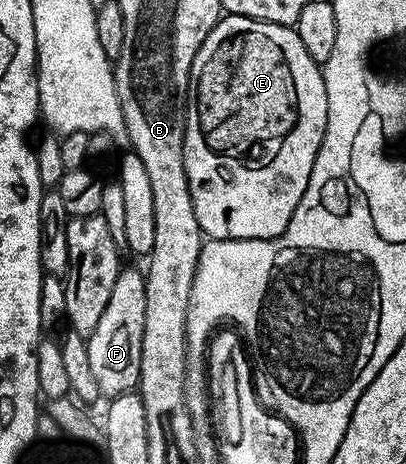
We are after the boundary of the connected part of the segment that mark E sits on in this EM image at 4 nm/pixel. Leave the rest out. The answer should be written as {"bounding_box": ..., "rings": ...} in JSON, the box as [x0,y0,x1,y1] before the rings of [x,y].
{"bounding_box":[184,16,328,241],"rings":[[[223,16],[212,27],[212,31],[204,39],[204,43],[200,47],[200,51],[196,51],[196,59],[192,59],[192,71],[190,72],[190,82],[188,83],[188,91],[186,92],[186,138],[184,139],[184,171],[188,179],[188,191],[192,195],[192,207],[196,211],[196,223],[200,223],[203,234],[207,238],[216,241],[269,241],[271,237],[279,237],[288,227],[288,223],[292,219],[292,215],[296,211],[296,207],[300,203],[300,199],[304,195],[304,191],[308,187],[308,179],[312,175],[312,167],[316,163],[316,155],[322,146],[322,140],[326,134],[326,124],[328,123],[328,95],[324,87],[324,79],[322,78],[322,70],[319,62],[312,59],[312,55],[308,55],[308,51],[304,51],[304,43],[300,43],[300,35],[291,26],[277,25],[276,23],[268,23],[267,21],[257,21],[251,17],[232,17]]]}

